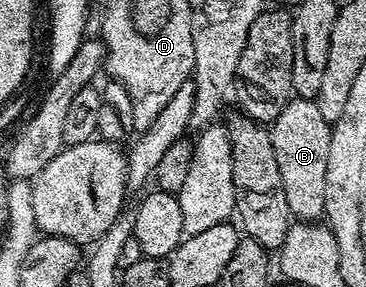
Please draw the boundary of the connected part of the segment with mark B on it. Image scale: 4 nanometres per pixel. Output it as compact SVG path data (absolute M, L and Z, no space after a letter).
M291 97L280 112L280 117L269 124L272 150L276 153L276 165L284 185L284 197L288 197L288 209L295 220L318 221L324 216L324 181L328 174L331 126L324 121L315 100L297 97Z

